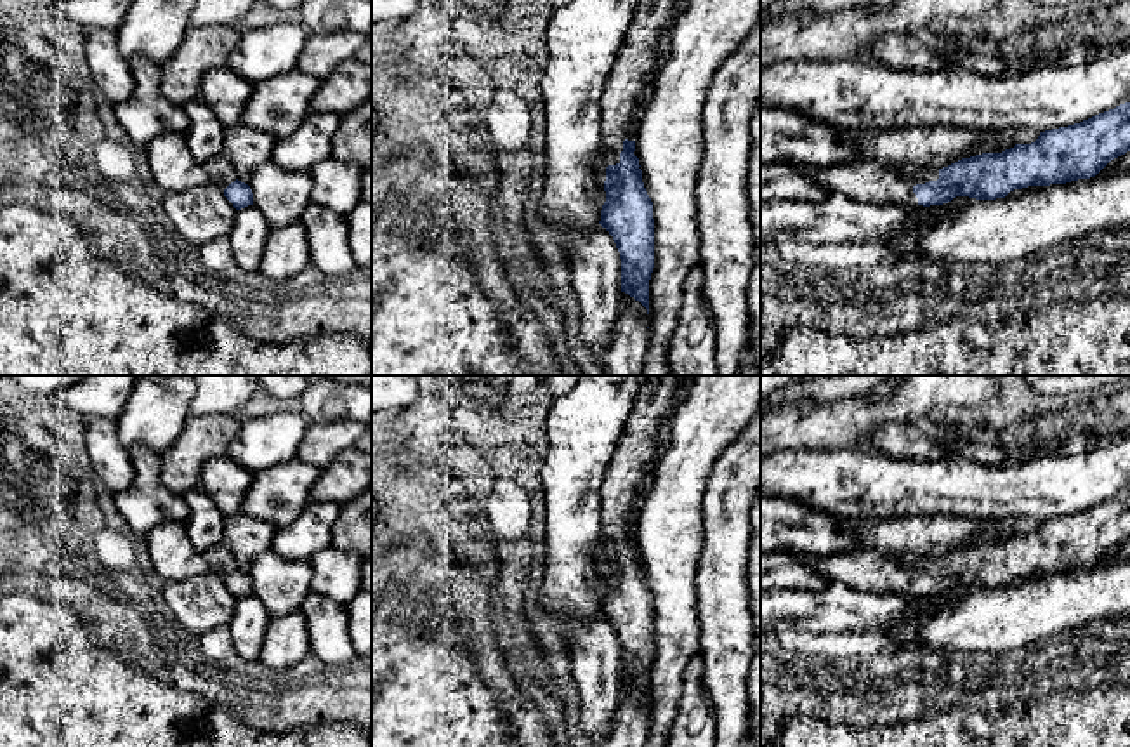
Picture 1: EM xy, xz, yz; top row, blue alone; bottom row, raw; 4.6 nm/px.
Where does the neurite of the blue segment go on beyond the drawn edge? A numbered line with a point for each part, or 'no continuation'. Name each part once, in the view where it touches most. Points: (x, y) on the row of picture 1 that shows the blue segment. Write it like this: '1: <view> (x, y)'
1: yz (865, 181)

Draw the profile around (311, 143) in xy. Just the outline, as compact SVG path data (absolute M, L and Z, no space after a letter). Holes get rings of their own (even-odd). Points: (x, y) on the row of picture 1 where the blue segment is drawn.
M309 111L295 132L276 141L271 160L290 172L311 170L332 156L332 137L338 125L340 115Z

